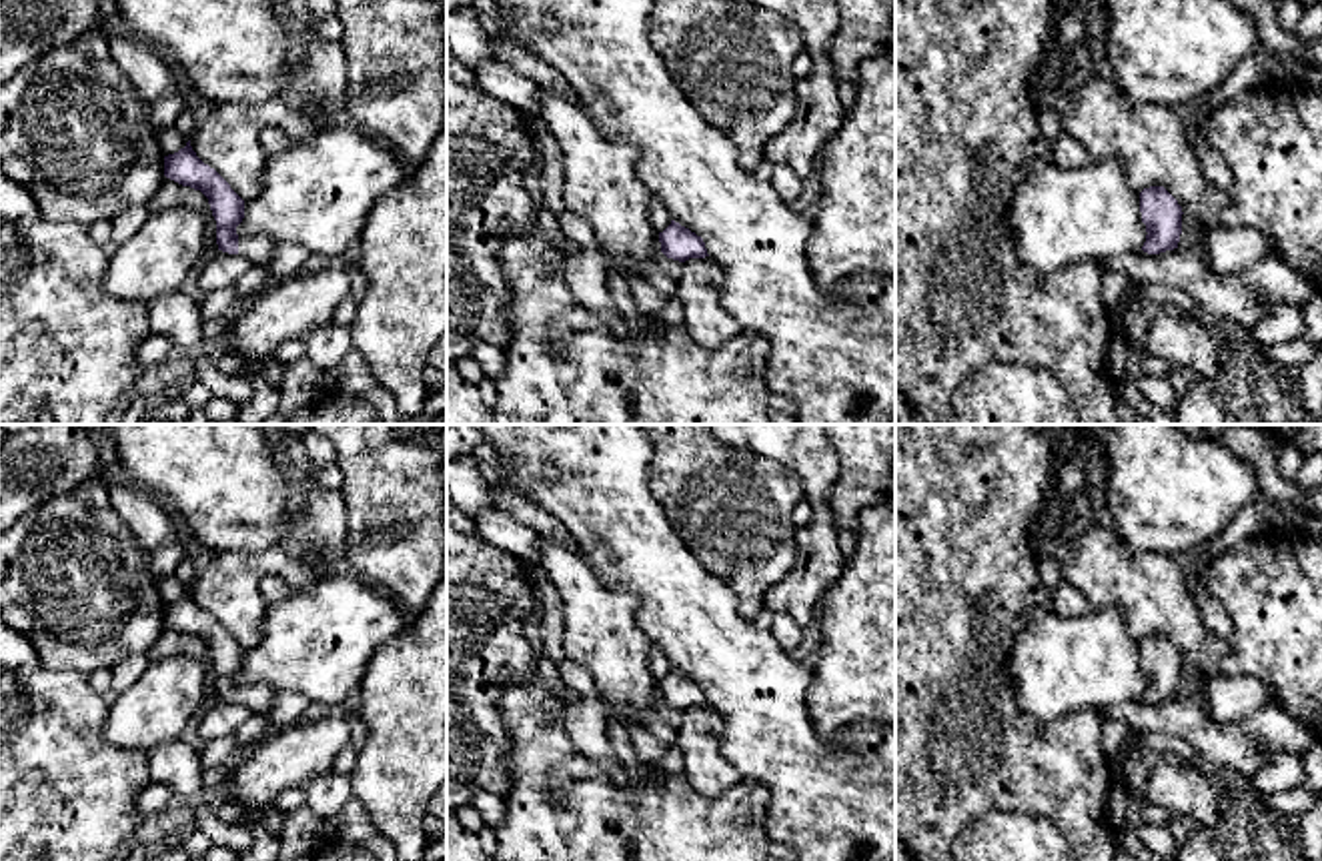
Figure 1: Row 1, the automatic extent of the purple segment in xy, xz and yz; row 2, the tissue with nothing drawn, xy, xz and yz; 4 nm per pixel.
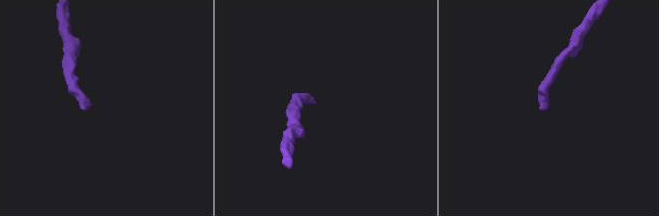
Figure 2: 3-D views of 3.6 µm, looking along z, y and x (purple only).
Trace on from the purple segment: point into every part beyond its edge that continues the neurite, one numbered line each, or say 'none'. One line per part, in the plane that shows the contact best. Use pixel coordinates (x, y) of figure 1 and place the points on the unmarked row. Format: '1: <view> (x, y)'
1: xy (259, 699)

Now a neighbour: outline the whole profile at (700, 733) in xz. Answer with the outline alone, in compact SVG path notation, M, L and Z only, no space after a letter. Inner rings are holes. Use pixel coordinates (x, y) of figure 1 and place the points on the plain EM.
M689 707L677 727L677 747L685 759L685 775L691 789L707 799L721 797L741 773L721 753L723 721L715 709Z

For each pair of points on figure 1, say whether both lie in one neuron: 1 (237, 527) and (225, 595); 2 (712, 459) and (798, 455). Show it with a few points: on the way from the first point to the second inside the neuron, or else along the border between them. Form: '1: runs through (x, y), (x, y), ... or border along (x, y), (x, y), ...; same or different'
1: border along (277, 545), (213, 553); different
2: border along (726, 445), (770, 457), (804, 483); different

